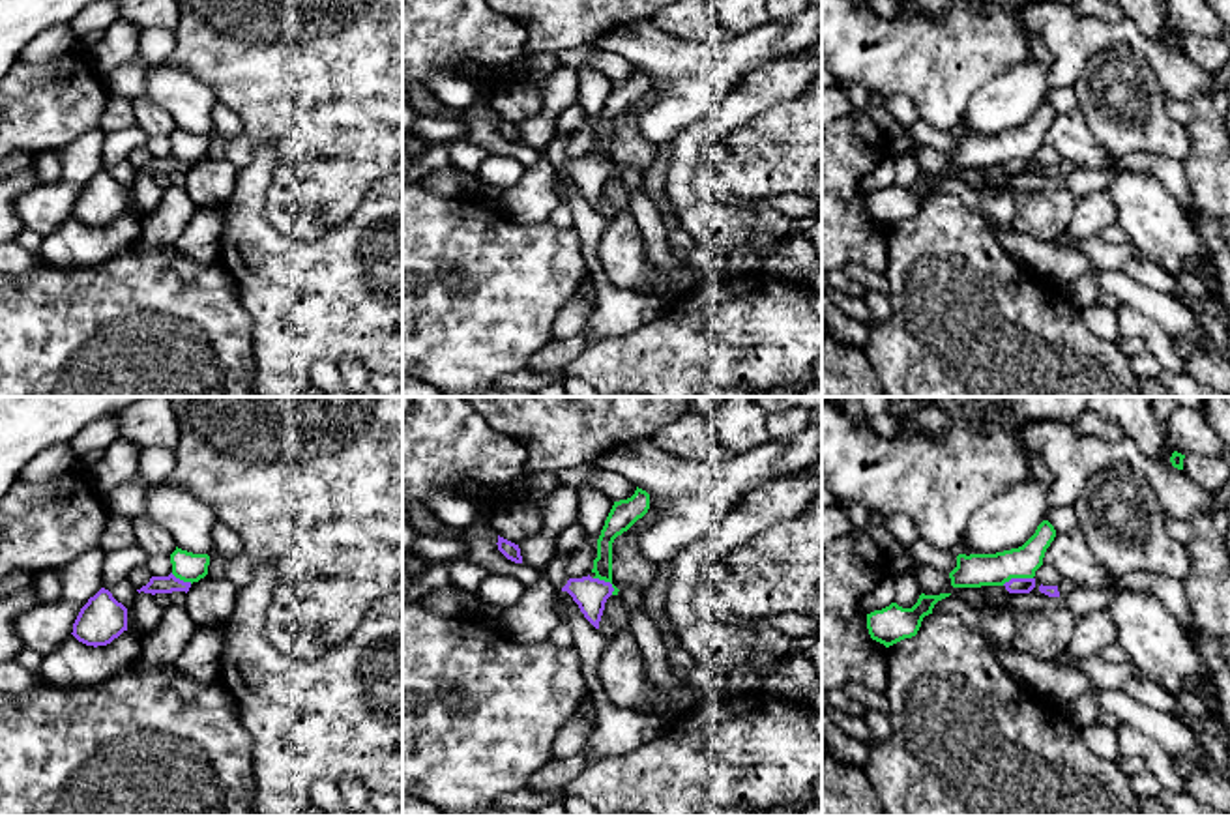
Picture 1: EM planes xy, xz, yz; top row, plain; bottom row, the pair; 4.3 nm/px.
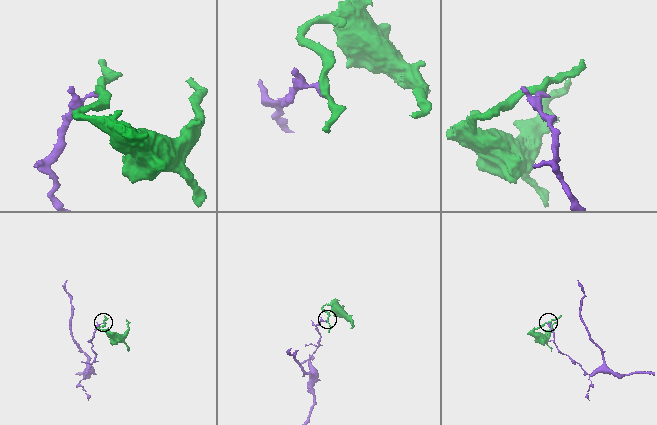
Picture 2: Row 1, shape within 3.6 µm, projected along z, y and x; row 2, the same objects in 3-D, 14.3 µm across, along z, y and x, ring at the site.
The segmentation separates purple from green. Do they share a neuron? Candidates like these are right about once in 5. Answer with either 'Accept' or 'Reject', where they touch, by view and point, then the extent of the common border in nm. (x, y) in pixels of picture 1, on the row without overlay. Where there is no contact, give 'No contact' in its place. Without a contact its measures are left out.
Reject. Touches purple at yz (1017, 160). Shared border 140 nm

